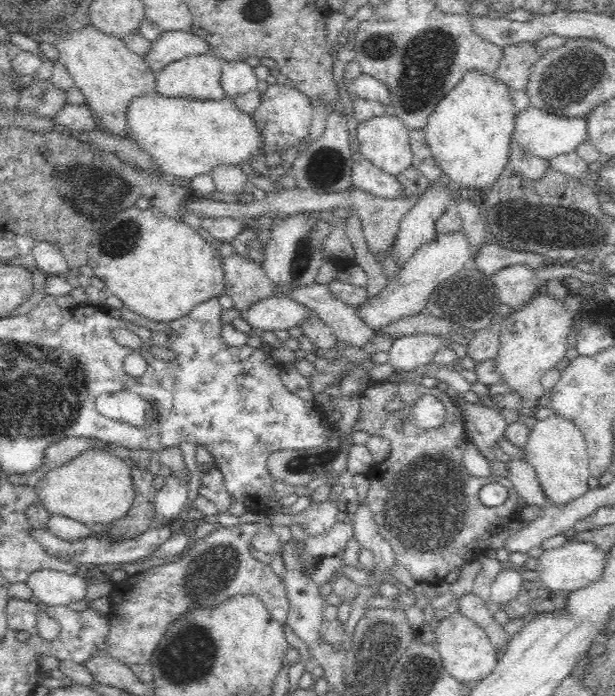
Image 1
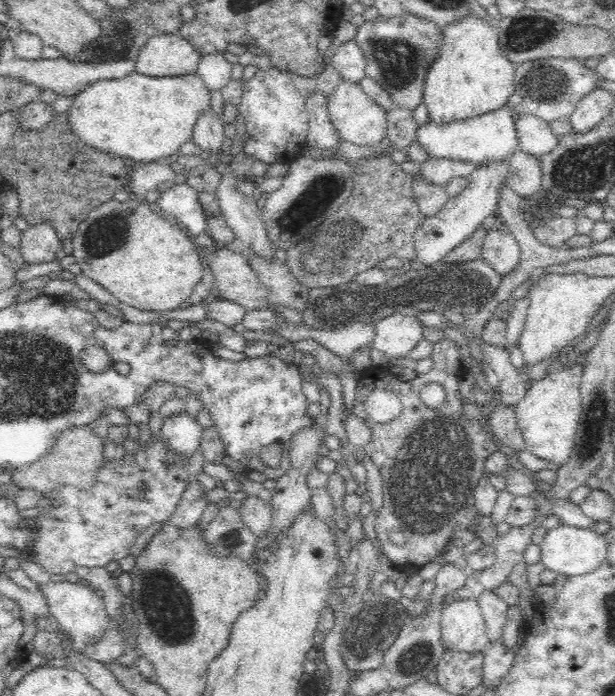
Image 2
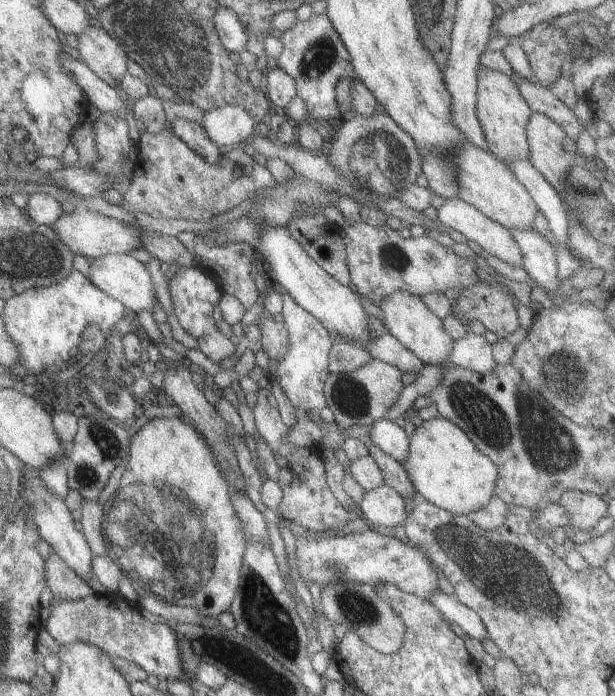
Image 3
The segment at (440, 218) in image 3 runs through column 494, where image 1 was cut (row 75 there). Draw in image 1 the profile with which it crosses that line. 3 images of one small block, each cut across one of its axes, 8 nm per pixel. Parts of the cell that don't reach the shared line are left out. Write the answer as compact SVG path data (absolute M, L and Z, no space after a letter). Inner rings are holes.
M245 61L226 62L222 70L222 86L226 94L231 98L236 98L250 91L256 91L259 79L255 73L255 68Z

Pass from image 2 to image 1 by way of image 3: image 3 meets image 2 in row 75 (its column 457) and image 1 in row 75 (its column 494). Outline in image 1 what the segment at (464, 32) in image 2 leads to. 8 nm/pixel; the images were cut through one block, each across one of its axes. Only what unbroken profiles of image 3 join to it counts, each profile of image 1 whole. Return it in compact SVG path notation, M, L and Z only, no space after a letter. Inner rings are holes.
M468 72L464 80L456 88L440 99L439 105L433 110L423 129L425 140L430 148L430 156L448 178L450 188L480 190L488 194L492 187L501 179L504 169L509 166L514 136L516 111L513 97L504 83L495 78L483 76L479 72Z

